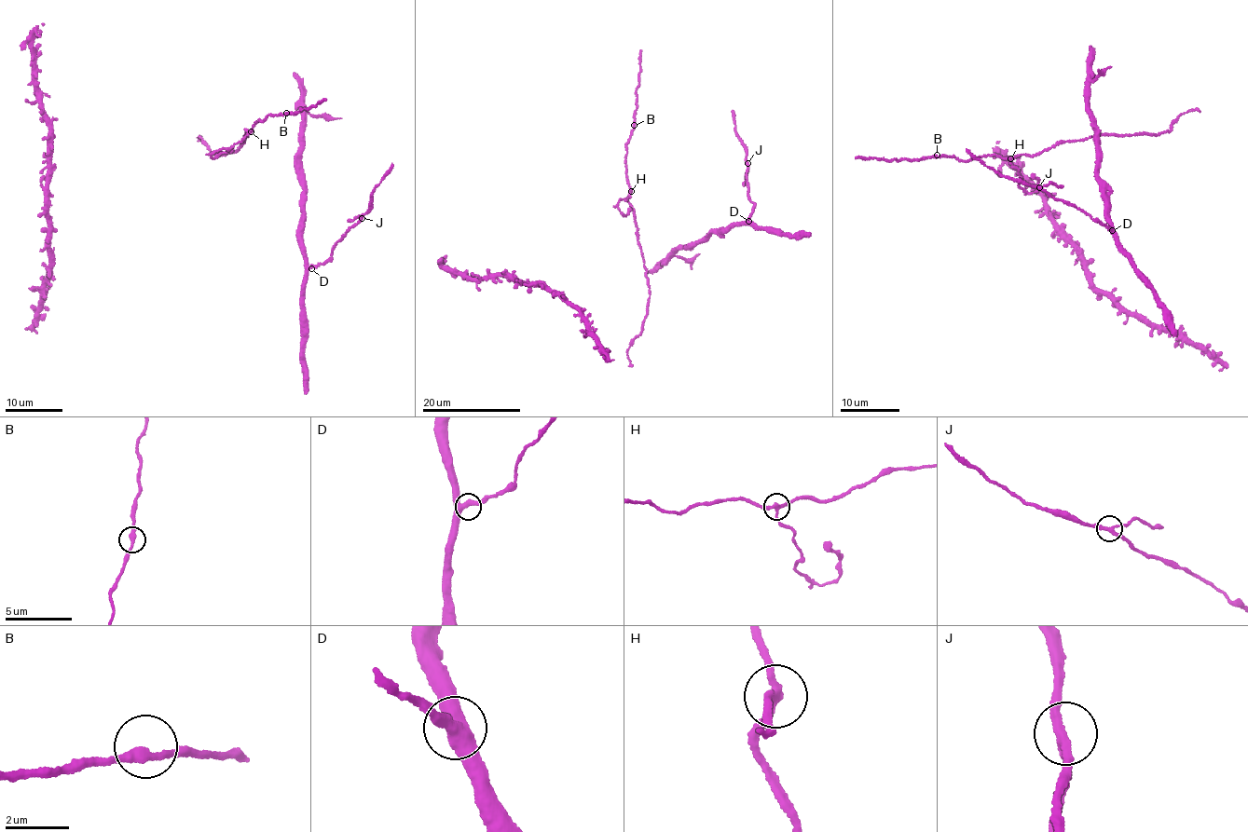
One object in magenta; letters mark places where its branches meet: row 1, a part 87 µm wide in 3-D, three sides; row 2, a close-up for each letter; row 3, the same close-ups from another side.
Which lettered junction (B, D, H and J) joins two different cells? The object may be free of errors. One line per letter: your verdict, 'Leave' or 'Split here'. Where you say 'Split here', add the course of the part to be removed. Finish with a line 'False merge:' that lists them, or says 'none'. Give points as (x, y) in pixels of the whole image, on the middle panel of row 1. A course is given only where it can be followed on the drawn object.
B: Leave
D: Leave
H: Split here. Course of the part to remove: (631, 191), (629, 197), (620, 199), (618, 208), (624, 215), (630, 209)
J: Leave
False merge: H

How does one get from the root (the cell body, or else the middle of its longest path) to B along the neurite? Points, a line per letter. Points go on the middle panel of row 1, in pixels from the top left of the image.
B: (630, 195), (625, 159), (626, 143), (634, 125)

